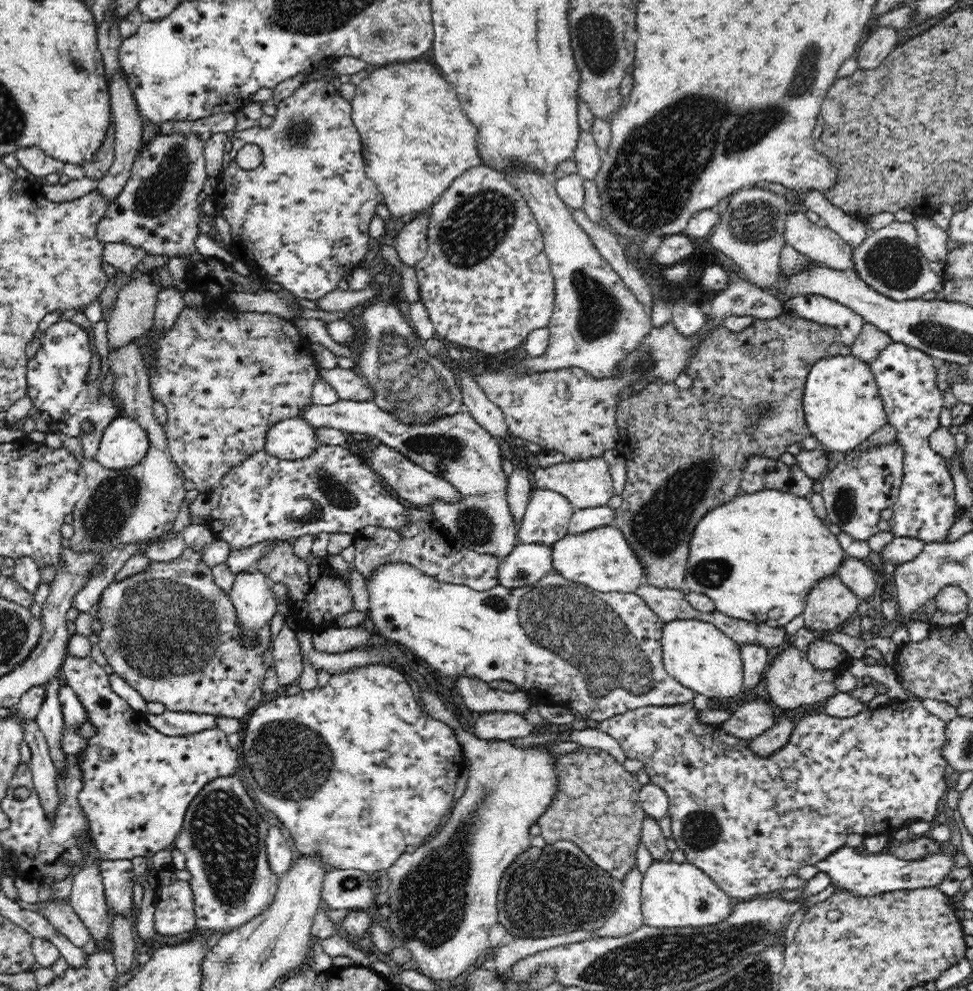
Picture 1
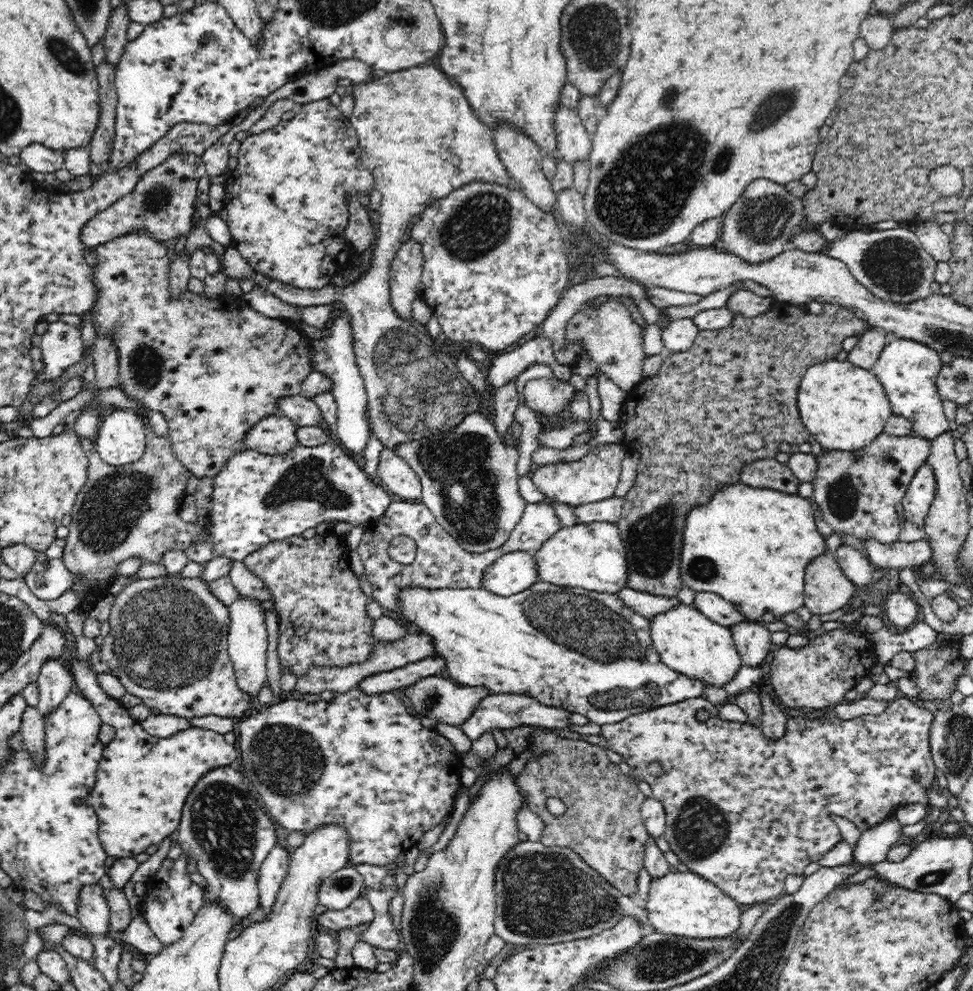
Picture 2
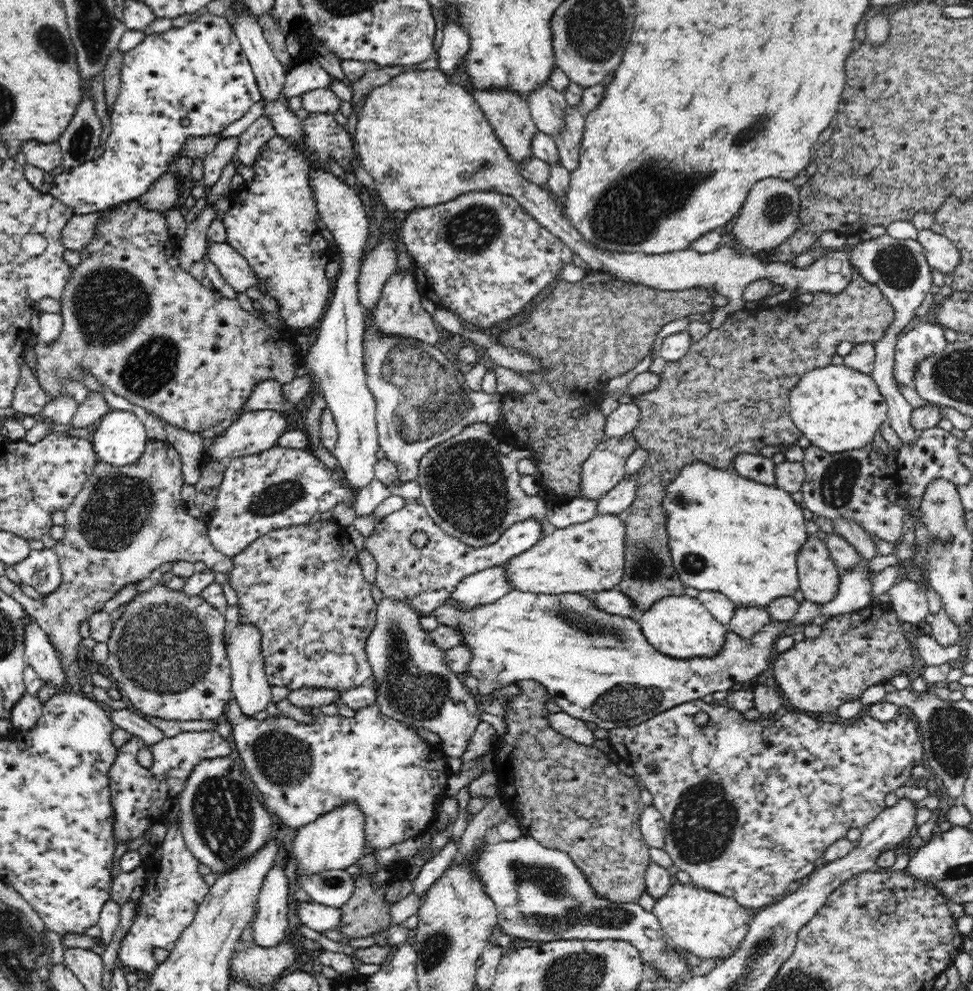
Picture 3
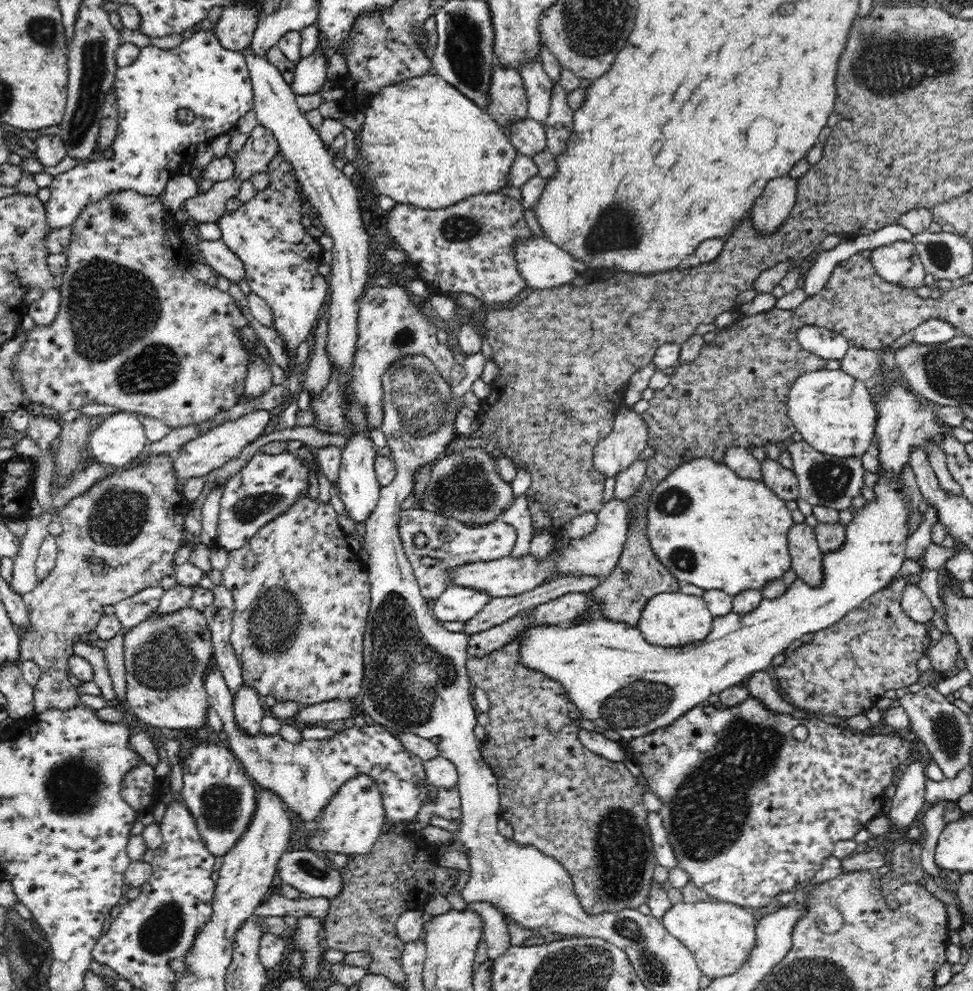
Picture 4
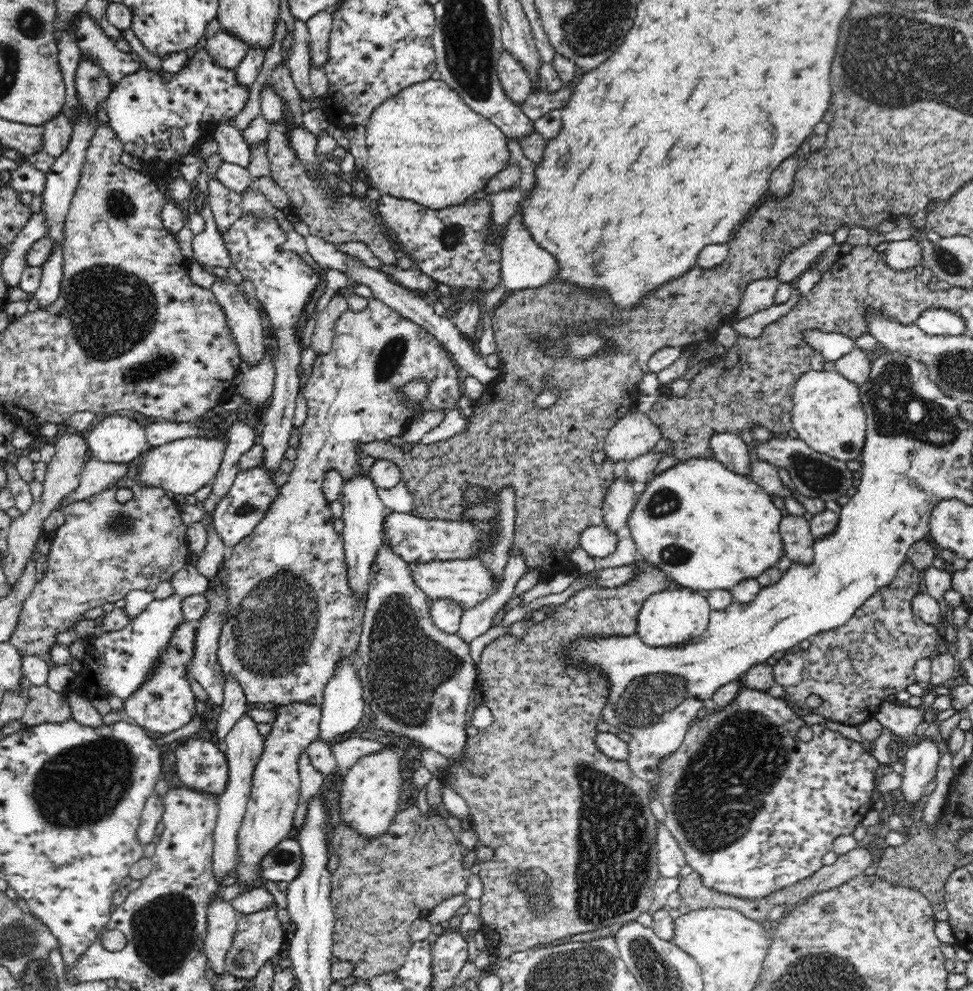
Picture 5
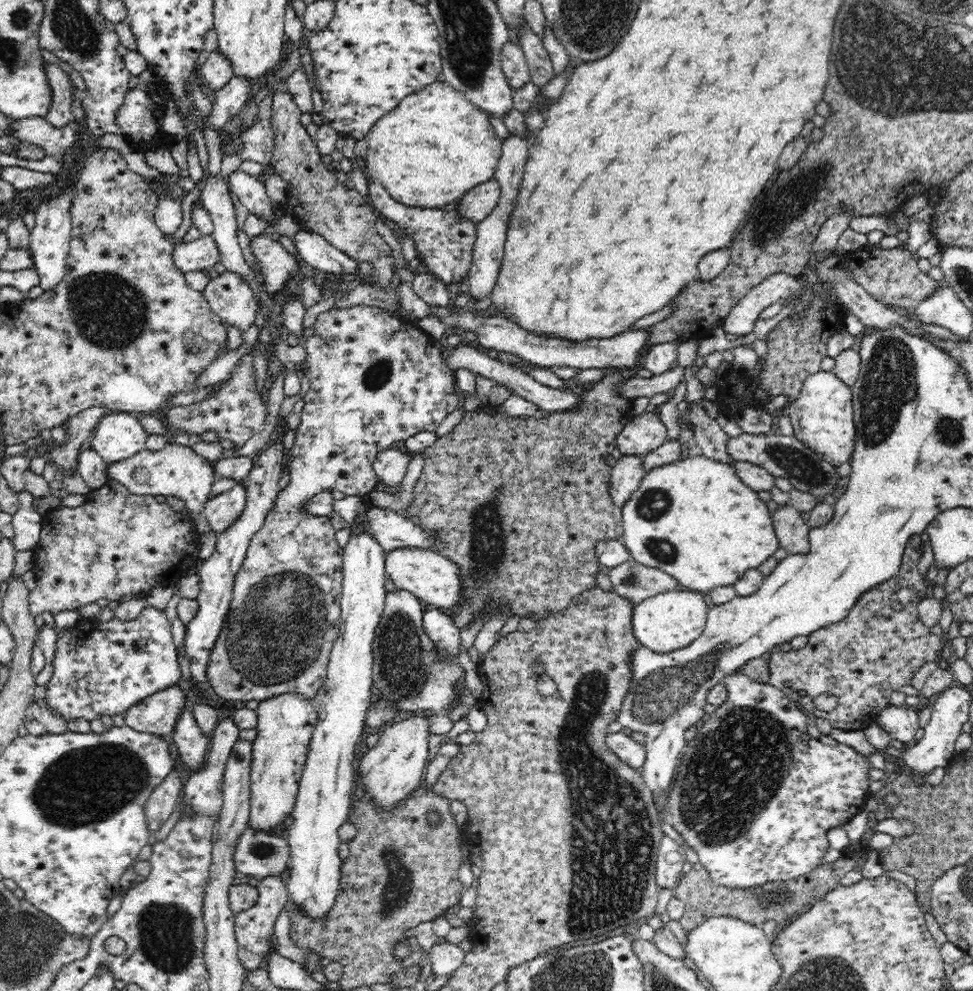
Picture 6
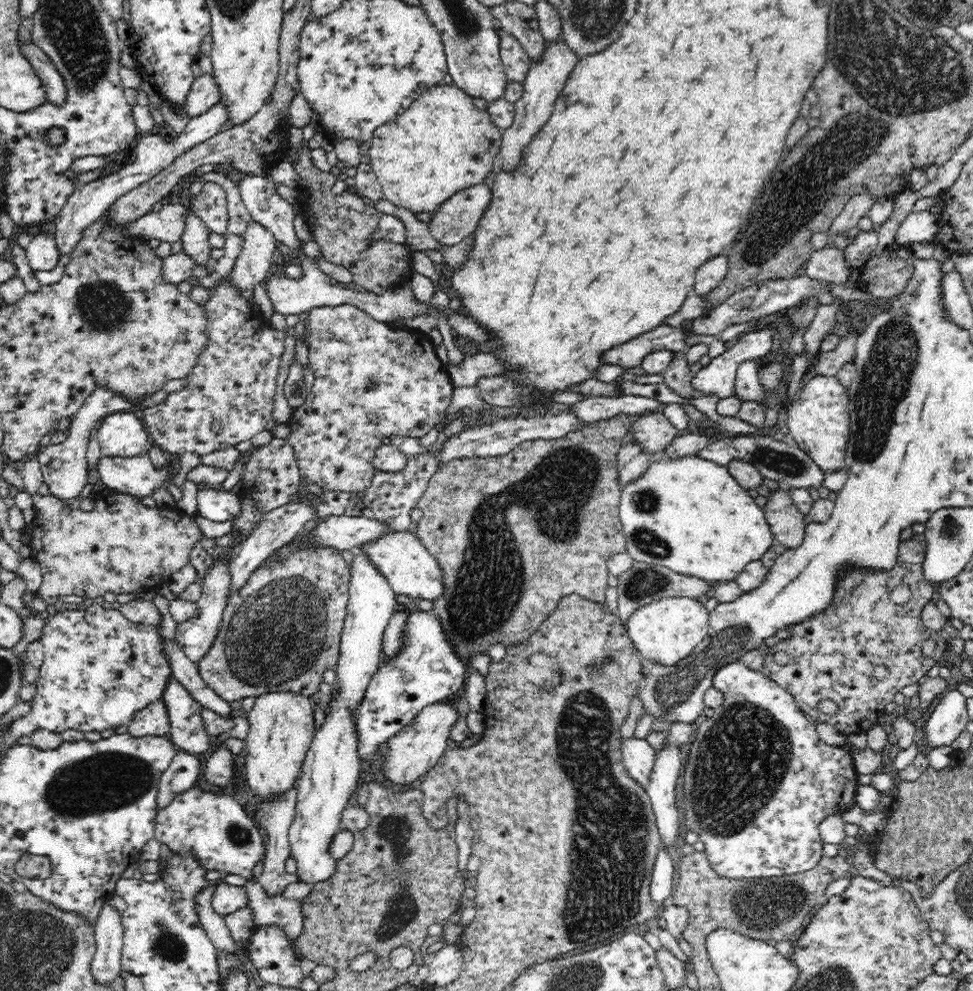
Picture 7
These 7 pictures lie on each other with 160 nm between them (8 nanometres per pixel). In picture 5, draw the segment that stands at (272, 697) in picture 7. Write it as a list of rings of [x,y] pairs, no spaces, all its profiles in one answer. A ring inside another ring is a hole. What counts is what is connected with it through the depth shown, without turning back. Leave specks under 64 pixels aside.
[[[290,702],[284,706],[276,705],[272,711],[274,720],[270,722],[270,734],[264,737],[264,748],[253,772],[250,800],[238,831],[236,877],[242,884],[248,884],[248,889],[260,880],[258,866],[262,856],[282,839],[288,839],[301,789],[298,759],[319,736],[320,706]]]

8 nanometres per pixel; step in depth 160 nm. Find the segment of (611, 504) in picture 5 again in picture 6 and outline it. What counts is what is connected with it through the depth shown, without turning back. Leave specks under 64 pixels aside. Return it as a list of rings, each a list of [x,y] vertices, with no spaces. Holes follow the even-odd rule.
[[[623,454],[612,462],[609,493],[614,504],[622,507],[646,475],[643,457],[638,454]]]

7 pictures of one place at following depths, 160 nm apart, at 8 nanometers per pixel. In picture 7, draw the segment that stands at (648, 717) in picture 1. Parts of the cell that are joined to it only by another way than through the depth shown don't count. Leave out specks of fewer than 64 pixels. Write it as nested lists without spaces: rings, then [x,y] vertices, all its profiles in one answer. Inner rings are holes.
[[[728,662],[723,668],[717,670],[713,678],[713,687],[723,694],[723,702],[720,704],[722,714],[714,714],[710,717],[712,722],[700,724],[692,736],[688,761],[685,764],[682,775],[682,788],[684,788],[684,814],[683,824],[692,832],[696,832],[699,840],[704,842],[705,853],[712,868],[720,875],[732,880],[746,880],[746,878],[768,878],[781,877],[789,874],[798,874],[814,868],[822,858],[823,840],[819,833],[820,822],[834,812],[842,813],[848,810],[848,806],[855,804],[857,771],[854,768],[852,752],[847,746],[831,746],[818,737],[816,727],[810,723],[804,713],[796,705],[793,696],[784,690],[777,682],[770,680],[761,671],[752,670],[750,667],[742,667],[738,662]]]

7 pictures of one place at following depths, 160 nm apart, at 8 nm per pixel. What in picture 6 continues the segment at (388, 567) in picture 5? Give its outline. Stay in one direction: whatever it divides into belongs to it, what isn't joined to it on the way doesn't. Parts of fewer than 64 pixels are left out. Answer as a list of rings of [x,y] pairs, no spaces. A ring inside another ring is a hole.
[[[397,589],[396,592],[387,592],[384,612],[377,626],[374,650],[373,650],[373,679],[374,691],[379,696],[385,696],[389,700],[399,700],[401,710],[414,712],[414,715],[424,715],[429,718],[431,734],[446,735],[452,730],[452,720],[444,712],[448,712],[450,704],[456,703],[458,697],[458,682],[461,681],[464,672],[458,663],[444,663],[436,659],[434,643],[428,640],[428,635],[422,629],[422,603],[420,599],[406,590]]]

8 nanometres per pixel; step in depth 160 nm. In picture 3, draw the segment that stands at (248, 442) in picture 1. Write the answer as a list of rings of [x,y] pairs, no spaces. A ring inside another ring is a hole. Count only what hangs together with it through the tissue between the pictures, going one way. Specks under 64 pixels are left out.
[[[134,200],[118,202],[100,214],[103,216],[94,226],[94,238],[90,238],[90,242],[86,242],[86,246],[82,246],[78,250],[80,262],[71,269],[64,294],[58,300],[62,315],[62,330],[60,330],[58,338],[54,338],[54,342],[50,342],[50,344],[44,344],[38,340],[33,347],[36,360],[32,371],[34,370],[34,376],[46,395],[50,395],[50,398],[54,399],[68,395],[63,391],[68,380],[82,383],[84,378],[90,375],[108,390],[127,398],[133,405],[144,408],[165,423],[202,435],[204,442],[208,443],[222,434],[223,430],[228,429],[243,414],[245,402],[257,382],[271,378],[280,384],[288,384],[300,374],[304,356],[300,355],[300,352],[294,351],[291,331],[278,331],[271,328],[266,325],[264,319],[242,309],[237,298],[230,299],[222,296],[214,288],[204,287],[200,281],[190,275],[189,271],[180,266],[177,257],[179,243],[168,233],[166,216],[163,213],[154,211],[148,206],[142,206],[141,202]]]

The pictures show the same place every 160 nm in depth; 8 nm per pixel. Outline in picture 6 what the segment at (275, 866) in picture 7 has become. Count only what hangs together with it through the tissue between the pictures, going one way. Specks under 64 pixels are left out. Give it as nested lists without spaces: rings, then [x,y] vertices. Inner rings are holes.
[[[270,874],[262,878],[257,886],[259,893],[258,901],[255,906],[243,912],[235,914],[234,931],[238,947],[238,959],[244,969],[254,971],[264,966],[269,953],[276,946],[274,935],[275,922],[279,918],[280,912],[289,899],[288,886],[280,874]]]

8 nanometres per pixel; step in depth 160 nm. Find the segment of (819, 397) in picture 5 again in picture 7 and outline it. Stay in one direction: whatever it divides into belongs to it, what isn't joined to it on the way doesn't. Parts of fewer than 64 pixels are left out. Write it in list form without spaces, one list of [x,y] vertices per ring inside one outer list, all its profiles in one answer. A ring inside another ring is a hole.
[[[812,376],[799,389],[792,404],[786,408],[786,424],[790,429],[789,440],[806,452],[814,463],[825,473],[844,469],[846,448],[850,435],[849,396],[847,388],[835,376]]]

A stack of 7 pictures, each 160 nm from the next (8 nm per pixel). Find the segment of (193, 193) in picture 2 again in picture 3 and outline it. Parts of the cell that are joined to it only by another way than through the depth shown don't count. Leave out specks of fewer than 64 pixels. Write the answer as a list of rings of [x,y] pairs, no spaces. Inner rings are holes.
[[[166,173],[150,187],[145,195],[137,197],[136,200],[141,202],[142,206],[163,213],[166,210],[176,209],[178,198],[180,198],[178,177],[174,177],[174,173]],[[99,212],[70,218],[60,232],[60,243],[64,250],[78,251],[86,246],[86,242],[94,238],[94,226],[102,216]]]

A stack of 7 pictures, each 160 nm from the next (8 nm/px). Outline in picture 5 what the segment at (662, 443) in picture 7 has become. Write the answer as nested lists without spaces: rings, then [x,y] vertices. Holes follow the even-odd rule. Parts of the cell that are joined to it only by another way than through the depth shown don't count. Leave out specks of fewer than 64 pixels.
[[[630,410],[610,429],[605,440],[604,454],[612,461],[631,461],[647,452],[654,451],[662,434],[648,414]]]

